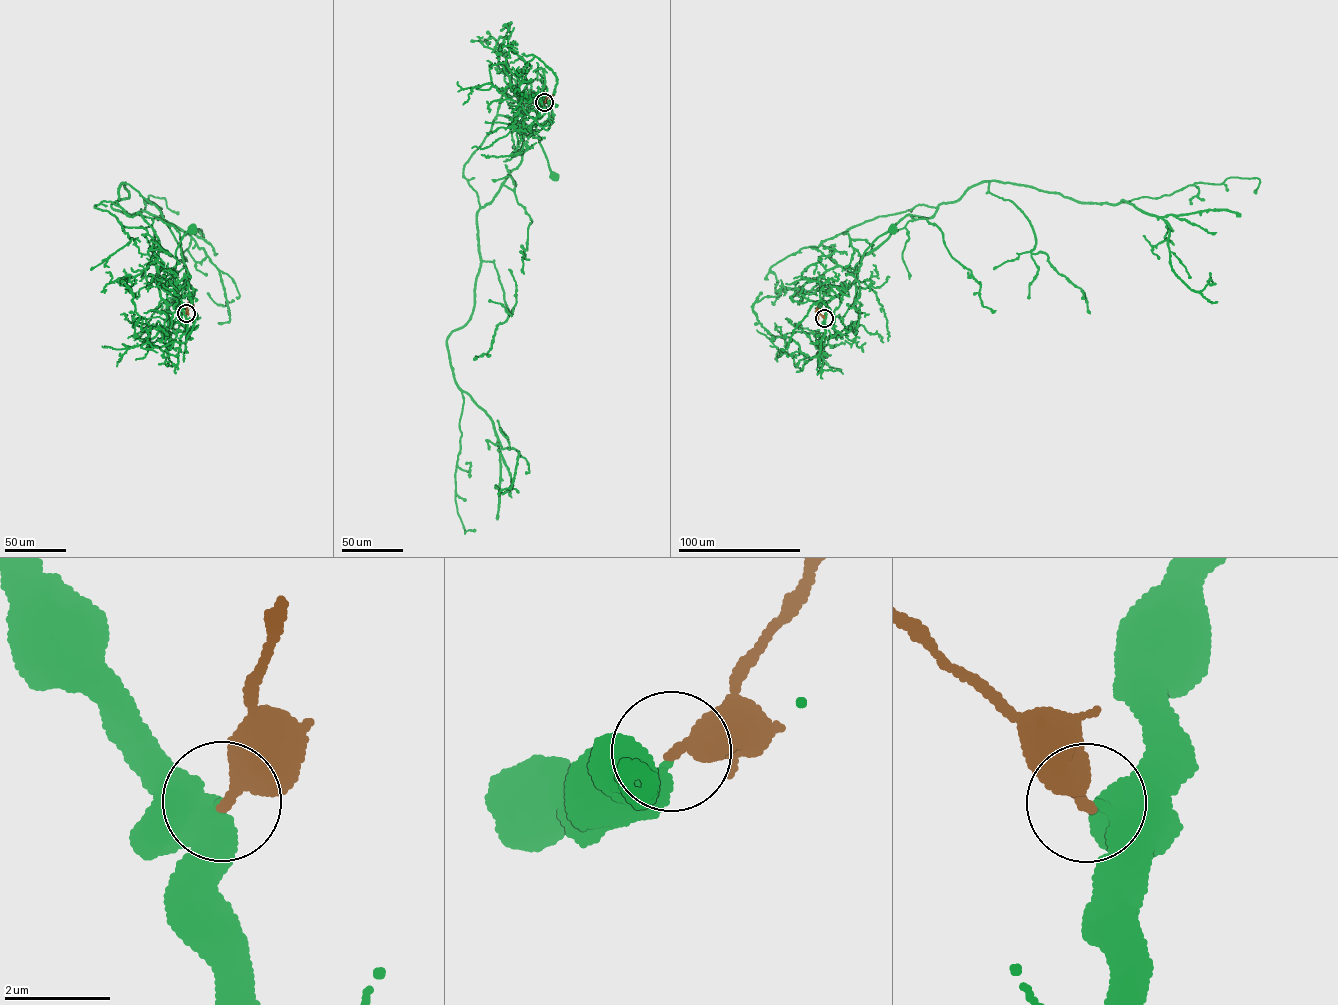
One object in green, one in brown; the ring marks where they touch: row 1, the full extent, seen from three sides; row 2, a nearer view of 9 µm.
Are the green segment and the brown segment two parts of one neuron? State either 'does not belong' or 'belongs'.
does not belong

